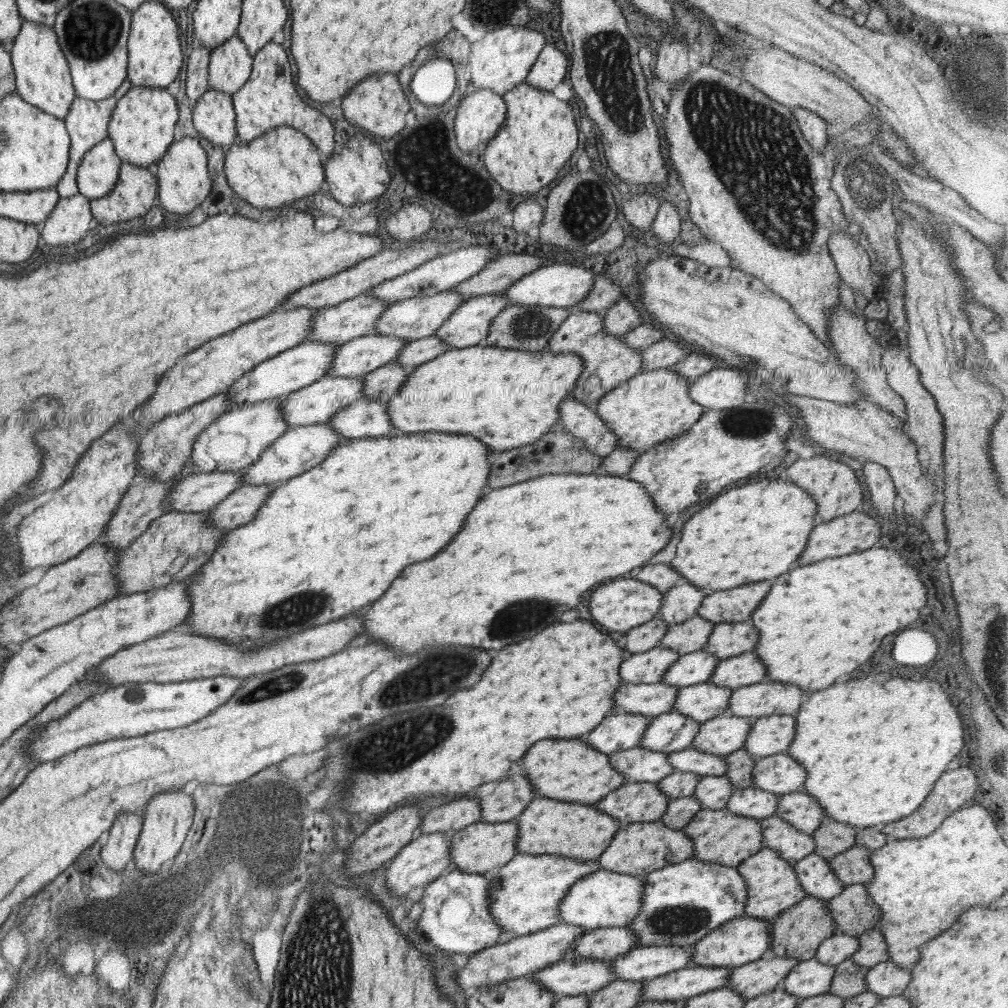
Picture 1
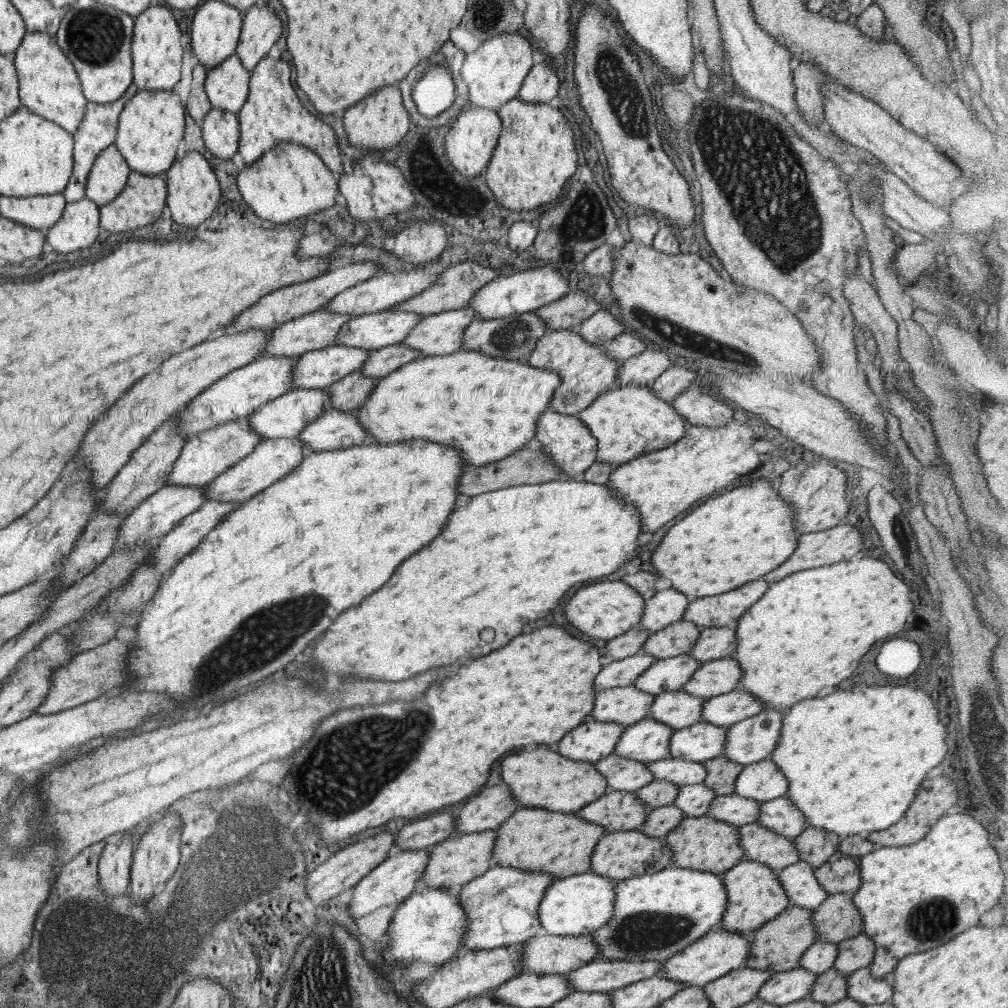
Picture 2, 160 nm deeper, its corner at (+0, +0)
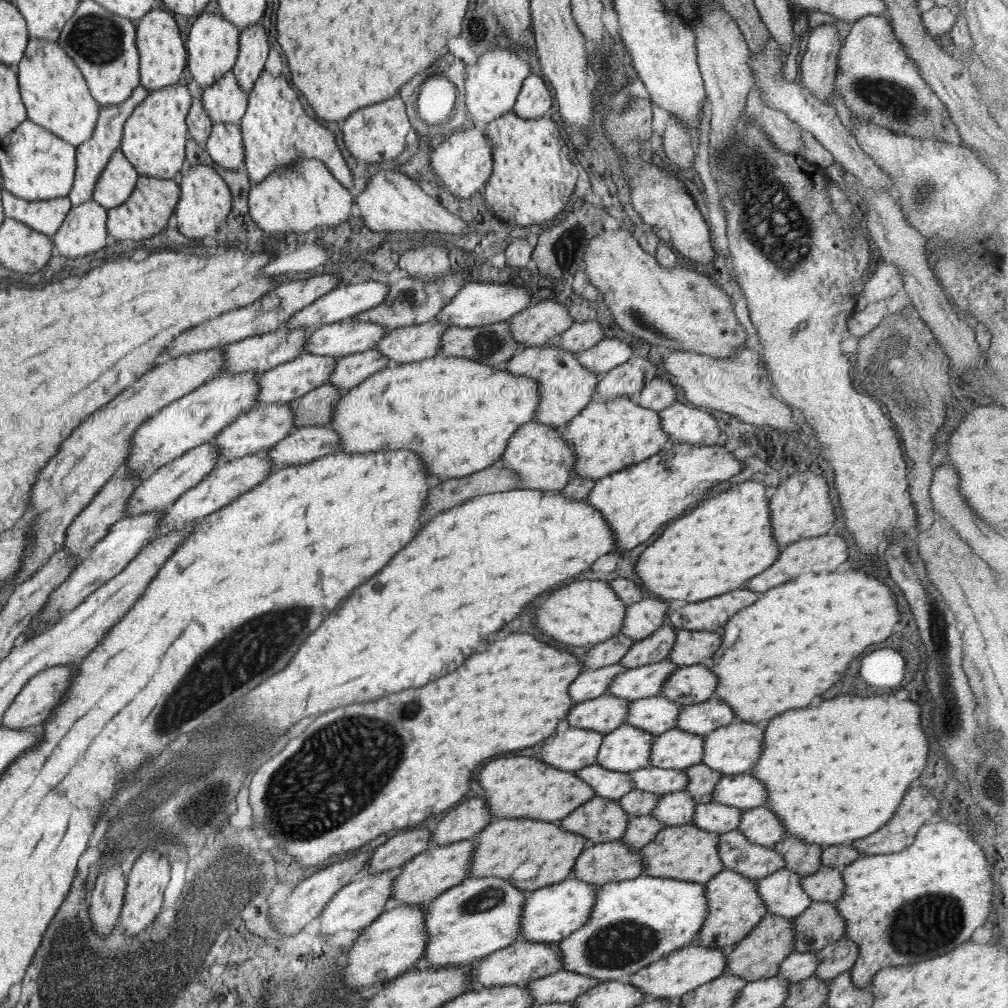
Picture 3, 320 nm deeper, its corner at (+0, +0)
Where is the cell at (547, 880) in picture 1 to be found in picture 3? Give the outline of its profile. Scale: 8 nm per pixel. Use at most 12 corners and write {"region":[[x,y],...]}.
{"region":[[467,876],[425,908],[418,965],[467,967],[519,939],[527,893]]}

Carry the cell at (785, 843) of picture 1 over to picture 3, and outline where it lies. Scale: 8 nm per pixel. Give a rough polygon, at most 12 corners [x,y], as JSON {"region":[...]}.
{"region":[[736,828],[718,836],[722,868],[754,882],[784,868]]}

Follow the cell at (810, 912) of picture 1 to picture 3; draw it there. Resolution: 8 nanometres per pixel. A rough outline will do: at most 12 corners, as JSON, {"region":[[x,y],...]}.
{"region":[[766,914],[727,950],[723,973],[775,976],[793,953],[793,920]]}

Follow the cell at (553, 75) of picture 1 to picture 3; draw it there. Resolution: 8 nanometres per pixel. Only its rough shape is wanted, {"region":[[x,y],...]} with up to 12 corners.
{"region":[[532,72],[523,79],[512,113],[542,117],[554,100]]}

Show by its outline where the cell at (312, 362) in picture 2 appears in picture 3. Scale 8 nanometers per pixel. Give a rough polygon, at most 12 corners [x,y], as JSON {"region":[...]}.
{"region":[[301,352],[258,374],[255,405],[327,383],[337,357]]}

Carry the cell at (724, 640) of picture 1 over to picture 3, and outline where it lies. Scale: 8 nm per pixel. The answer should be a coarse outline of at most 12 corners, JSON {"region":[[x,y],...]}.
{"region":[[675,629],[665,659],[679,667],[708,663],[719,631]]}

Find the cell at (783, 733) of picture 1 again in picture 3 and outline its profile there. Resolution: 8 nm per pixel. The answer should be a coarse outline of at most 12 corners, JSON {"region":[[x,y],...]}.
{"region":[[732,720],[706,733],[700,761],[723,775],[753,768],[763,725]]}

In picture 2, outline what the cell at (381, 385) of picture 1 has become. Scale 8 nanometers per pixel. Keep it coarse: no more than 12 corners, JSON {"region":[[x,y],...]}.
{"region":[[359,370],[323,388],[327,408],[356,416],[377,377]]}

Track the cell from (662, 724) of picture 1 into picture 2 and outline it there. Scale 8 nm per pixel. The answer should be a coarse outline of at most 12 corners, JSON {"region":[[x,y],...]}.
{"region":[[645,717],[627,725],[612,754],[639,763],[668,756],[673,728]]}

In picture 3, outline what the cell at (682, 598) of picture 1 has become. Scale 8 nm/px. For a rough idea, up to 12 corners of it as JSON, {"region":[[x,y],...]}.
{"region":[[667,602],[627,605],[619,633],[641,640],[659,628]]}

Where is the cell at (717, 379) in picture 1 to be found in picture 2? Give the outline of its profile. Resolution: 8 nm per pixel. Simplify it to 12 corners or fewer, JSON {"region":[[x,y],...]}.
{"region":[[692,384],[670,401],[688,424],[723,426],[731,403]]}

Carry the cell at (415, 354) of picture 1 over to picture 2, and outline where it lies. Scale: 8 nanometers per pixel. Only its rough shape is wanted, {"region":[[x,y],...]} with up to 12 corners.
{"region":[[402,343],[368,350],[359,371],[384,377],[415,358]]}

